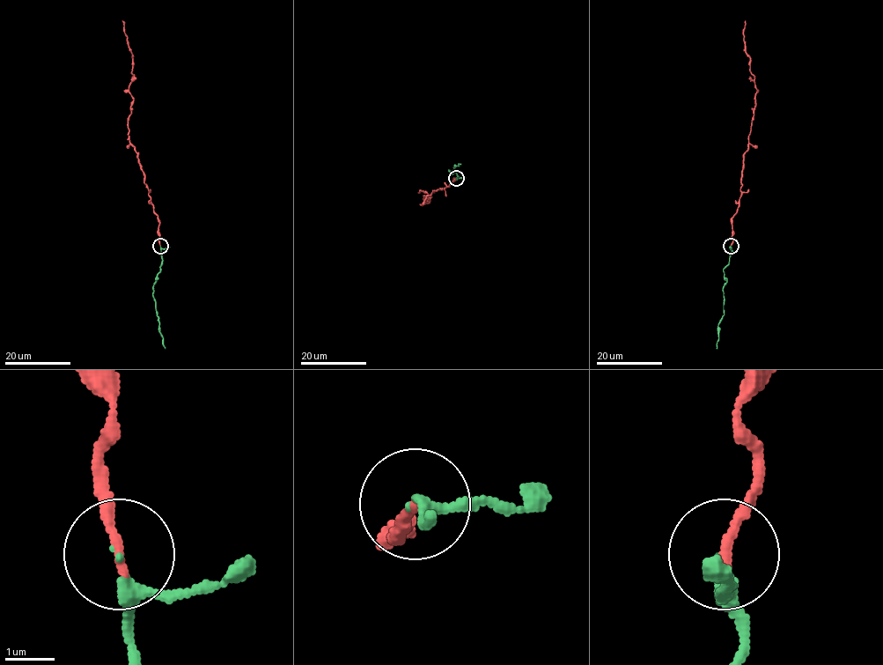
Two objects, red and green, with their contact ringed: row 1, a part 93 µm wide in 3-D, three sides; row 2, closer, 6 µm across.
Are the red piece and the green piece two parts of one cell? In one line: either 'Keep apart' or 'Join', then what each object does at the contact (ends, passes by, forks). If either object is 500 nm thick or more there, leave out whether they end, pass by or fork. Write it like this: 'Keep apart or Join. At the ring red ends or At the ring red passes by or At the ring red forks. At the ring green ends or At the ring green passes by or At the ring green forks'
Join. At the ring red ends. At the ring green passes by

